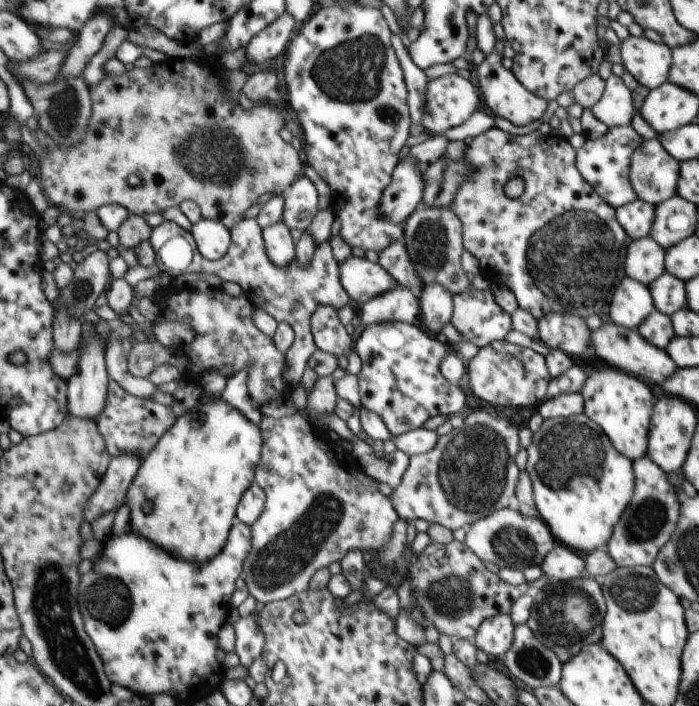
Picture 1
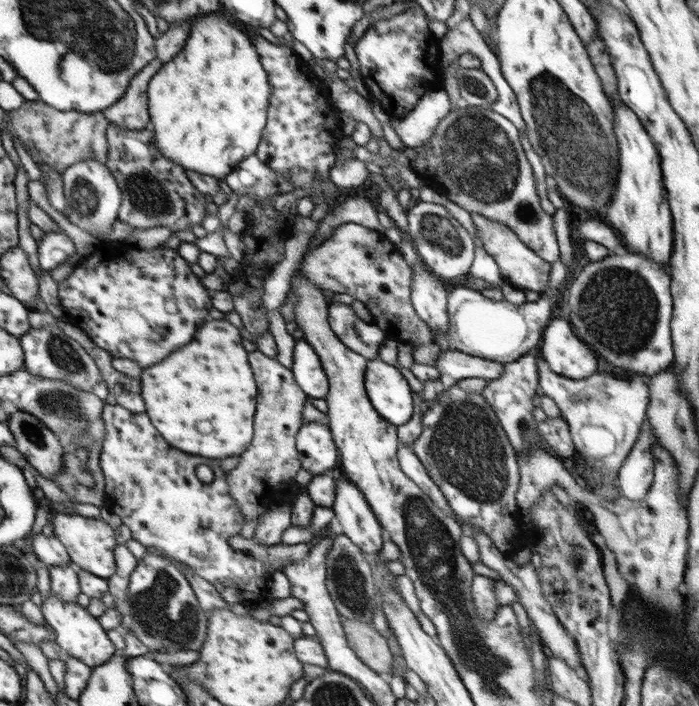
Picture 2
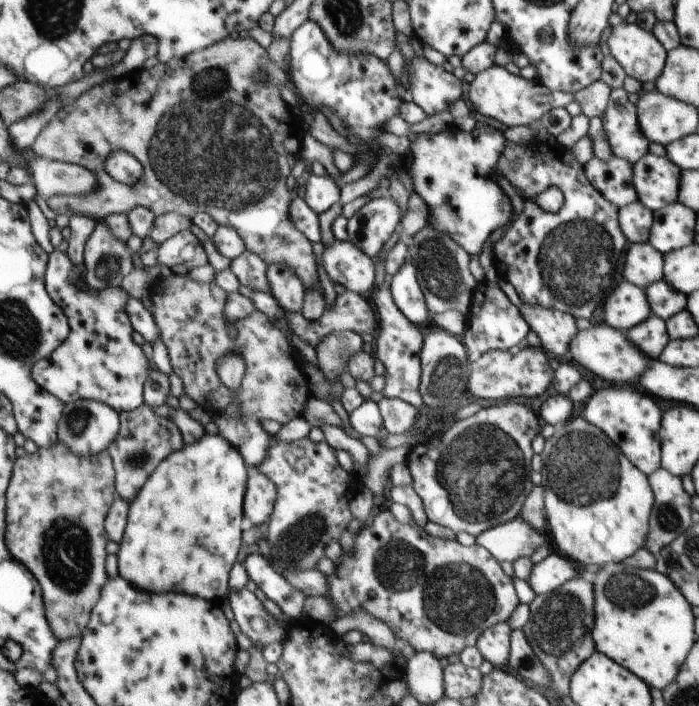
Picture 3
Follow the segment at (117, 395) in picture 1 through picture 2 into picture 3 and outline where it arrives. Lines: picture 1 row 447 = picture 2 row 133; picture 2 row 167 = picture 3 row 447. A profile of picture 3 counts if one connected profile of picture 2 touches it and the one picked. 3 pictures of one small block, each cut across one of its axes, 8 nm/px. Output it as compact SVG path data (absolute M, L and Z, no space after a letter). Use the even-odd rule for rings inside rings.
M147 403L137 410L122 412L120 416L122 431L108 451L114 460L118 495L134 503L139 490L143 490L151 474L155 474L155 470L163 464L163 460L171 456L171 452L177 452L184 444L179 429L171 419L158 416Z

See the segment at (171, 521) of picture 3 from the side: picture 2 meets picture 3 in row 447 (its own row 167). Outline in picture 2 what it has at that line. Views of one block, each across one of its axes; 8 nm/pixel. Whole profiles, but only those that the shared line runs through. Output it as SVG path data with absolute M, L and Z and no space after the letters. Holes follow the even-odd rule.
M222 8L199 14L181 50L149 83L149 127L163 156L183 170L224 179L239 161L256 151L271 85L249 38L252 31Z

